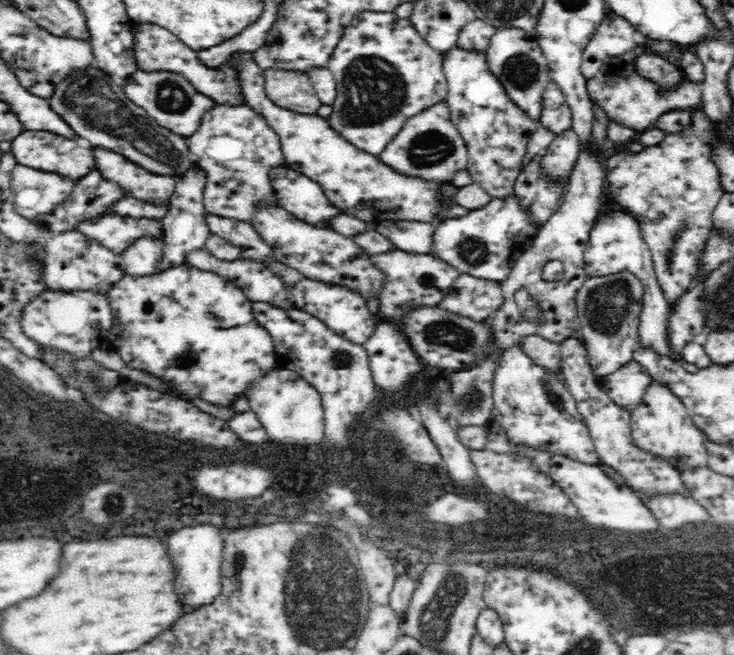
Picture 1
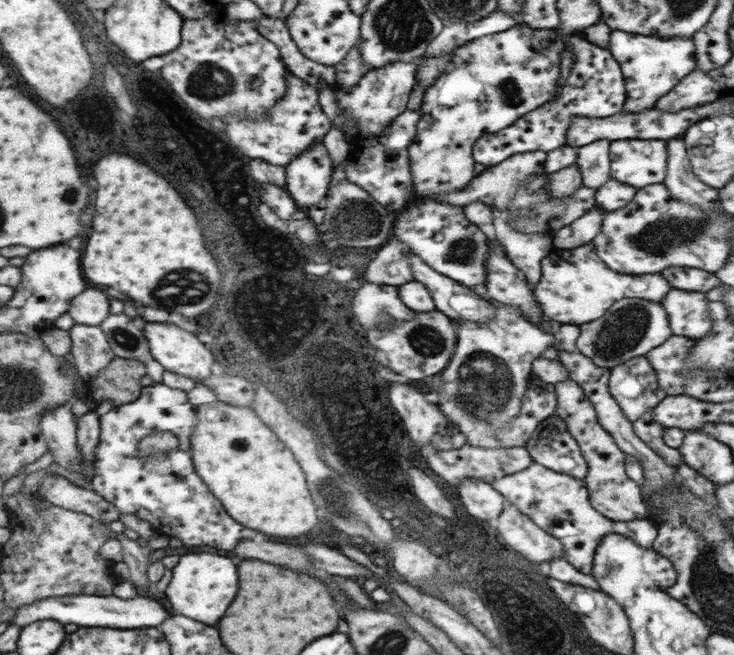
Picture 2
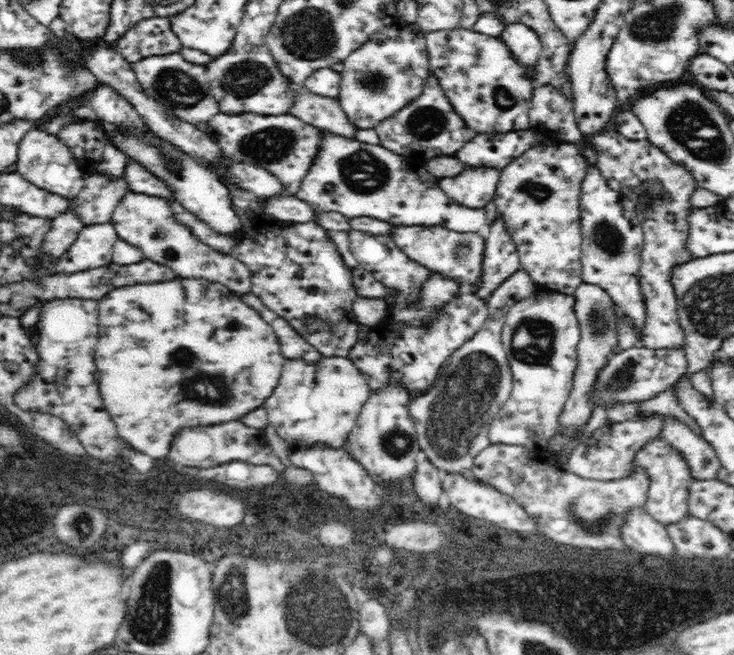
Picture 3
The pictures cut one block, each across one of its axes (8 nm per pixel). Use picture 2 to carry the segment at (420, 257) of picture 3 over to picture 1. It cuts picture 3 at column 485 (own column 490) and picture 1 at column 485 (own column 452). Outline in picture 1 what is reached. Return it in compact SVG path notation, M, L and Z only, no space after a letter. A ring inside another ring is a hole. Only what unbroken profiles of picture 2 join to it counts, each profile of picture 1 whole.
M510 194L506 198L492 198L484 208L468 212L464 218L446 218L434 230L432 256L458 268L462 274L484 280L506 280L516 264L520 252L526 252L540 232L540 224L530 222L528 212L522 210L520 200Z

